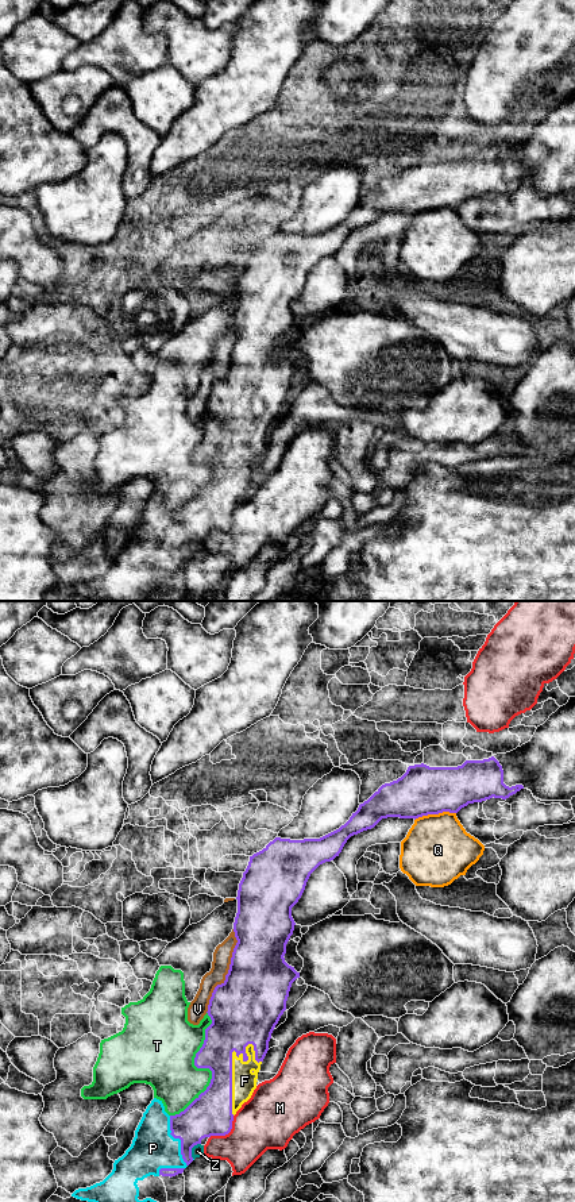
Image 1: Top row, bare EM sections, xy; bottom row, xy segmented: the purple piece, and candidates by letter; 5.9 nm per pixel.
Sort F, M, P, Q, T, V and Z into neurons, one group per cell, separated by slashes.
F P Z / M / Q / T / V

